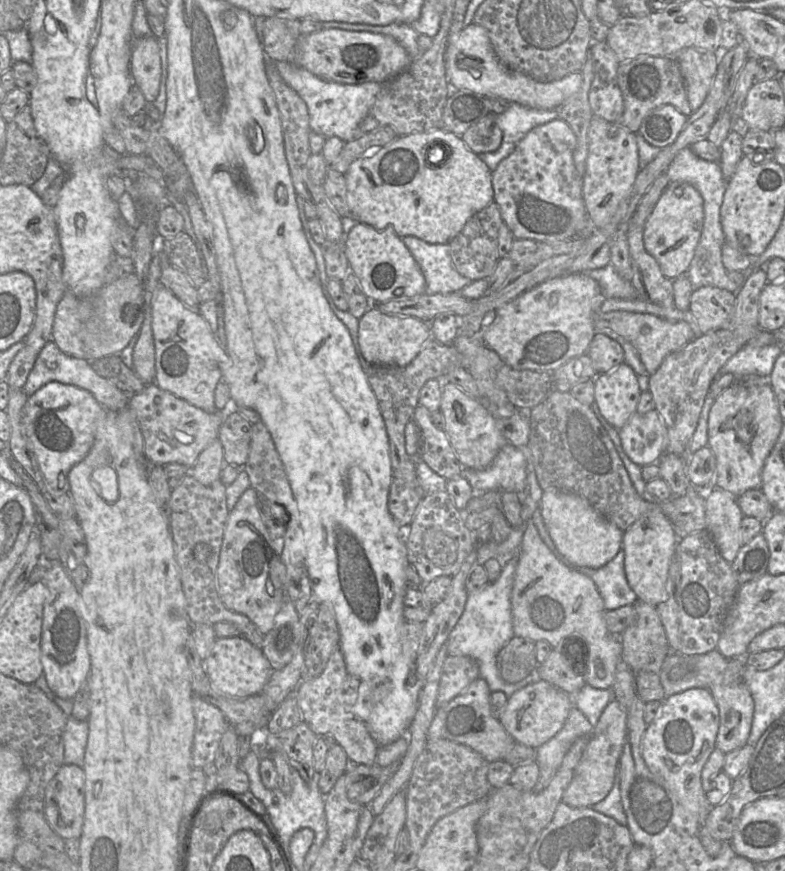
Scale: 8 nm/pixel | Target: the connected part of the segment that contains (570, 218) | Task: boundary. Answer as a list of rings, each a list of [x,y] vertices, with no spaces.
[[[561,118],[554,119],[530,130],[516,144],[512,153],[492,171],[494,201],[500,208],[504,224],[515,239],[559,242],[591,231],[582,197],[582,178],[579,177],[574,163],[576,146],[576,136],[569,124]]]

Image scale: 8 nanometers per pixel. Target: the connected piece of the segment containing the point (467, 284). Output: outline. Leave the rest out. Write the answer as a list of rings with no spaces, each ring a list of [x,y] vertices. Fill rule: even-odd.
[[[404,236],[402,240],[425,277],[425,294],[459,292],[473,300],[487,293],[487,278],[472,281],[456,271],[448,243],[431,244],[415,236]]]

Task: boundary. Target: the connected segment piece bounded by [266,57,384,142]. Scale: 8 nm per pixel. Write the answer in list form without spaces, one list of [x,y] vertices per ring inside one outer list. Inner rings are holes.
[[[266,57],[266,72],[268,65],[275,65],[283,80],[305,101],[308,108],[309,125],[312,133],[325,135],[326,137],[335,136],[344,142],[350,141],[356,137],[361,122],[375,103],[384,84],[379,82],[368,82],[352,85],[327,81],[319,78],[298,64],[293,64],[288,61],[274,62]]]

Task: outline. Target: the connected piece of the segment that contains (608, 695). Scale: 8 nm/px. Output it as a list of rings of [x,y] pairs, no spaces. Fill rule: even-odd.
[[[583,686],[576,694],[568,694],[573,706],[580,710],[592,726],[596,725],[605,707],[613,700],[611,689]]]

